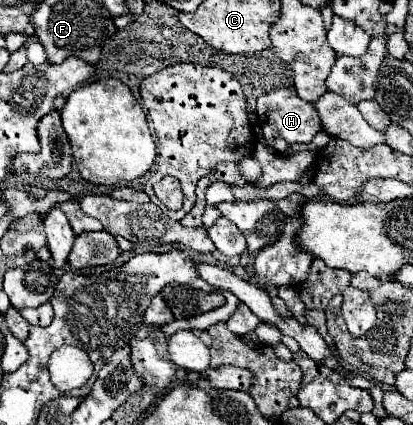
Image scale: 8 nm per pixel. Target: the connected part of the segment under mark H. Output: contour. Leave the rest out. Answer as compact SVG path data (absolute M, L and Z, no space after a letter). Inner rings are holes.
M280 88L274 92L262 94L258 98L256 114L260 120L260 128L264 132L266 144L272 150L276 150L278 154L286 154L292 144L310 142L322 130L322 128L318 128L318 114L314 112L314 106L310 102L302 100L294 88ZM264 114L266 114L266 122L264 122Z

